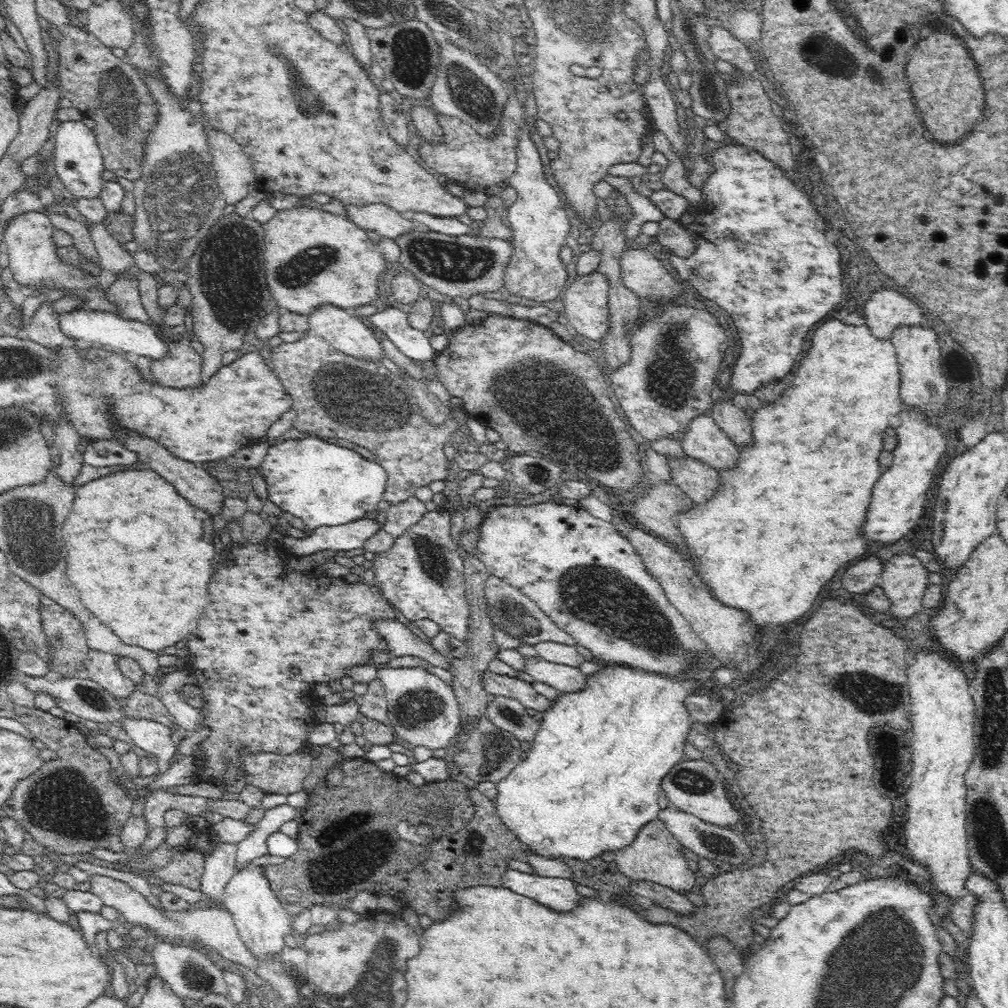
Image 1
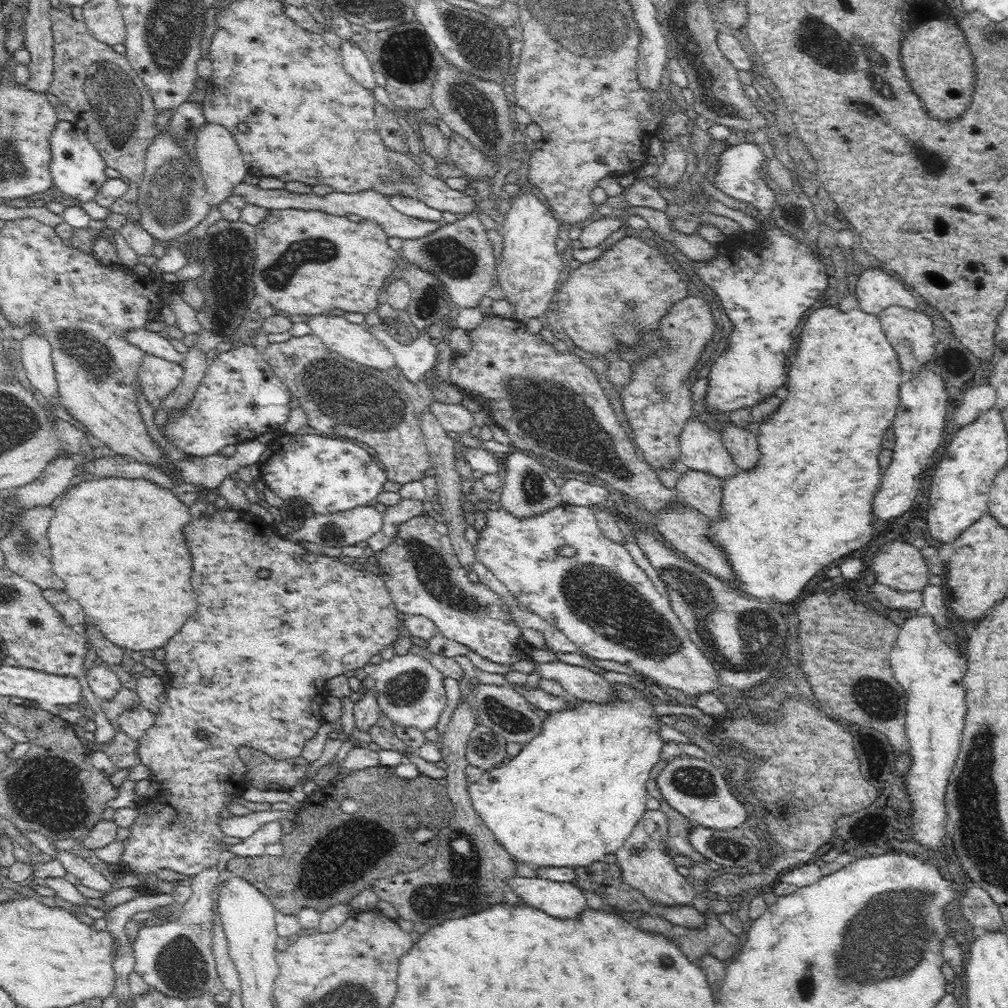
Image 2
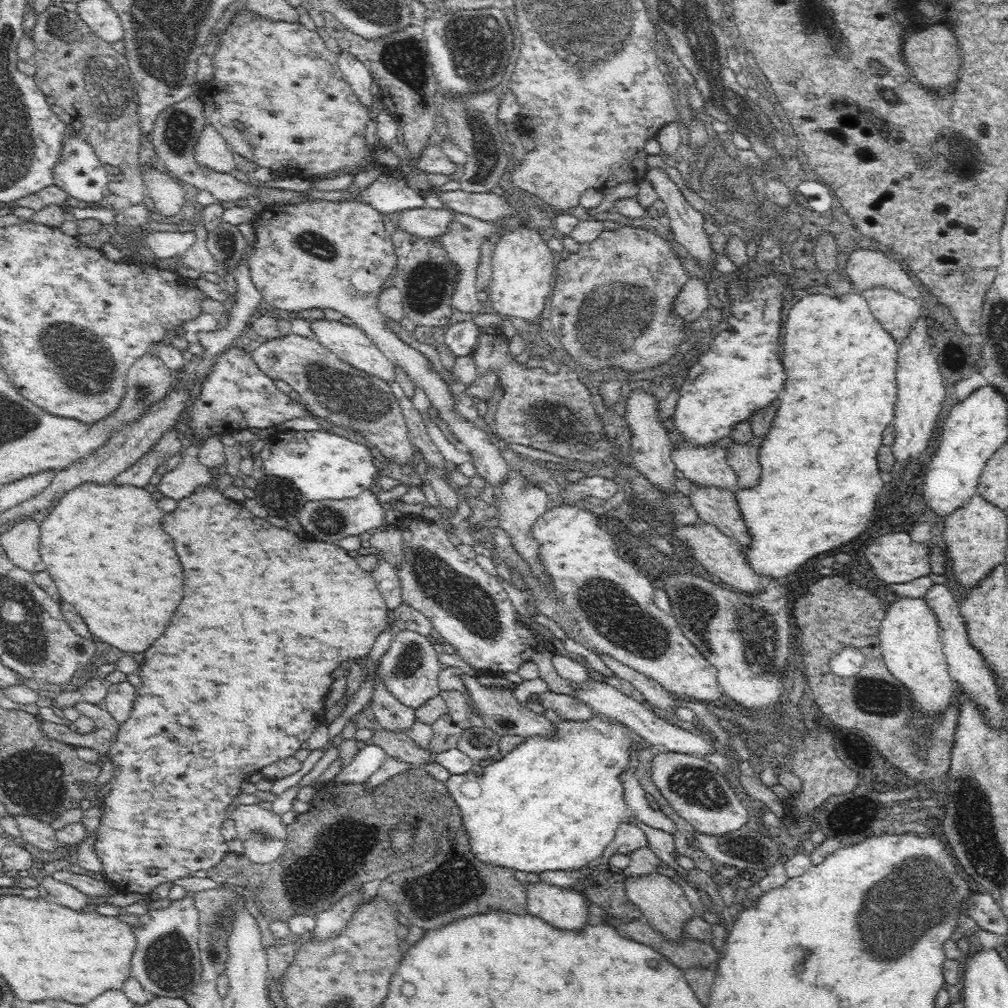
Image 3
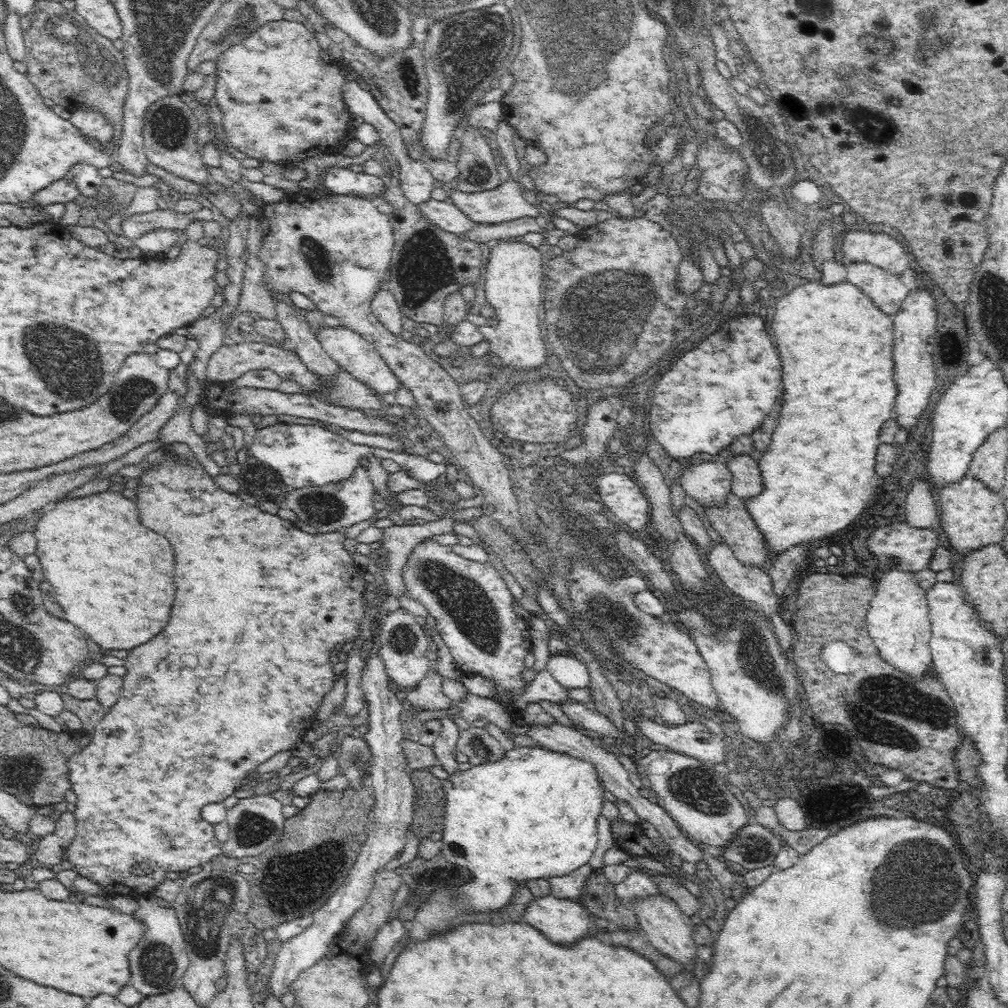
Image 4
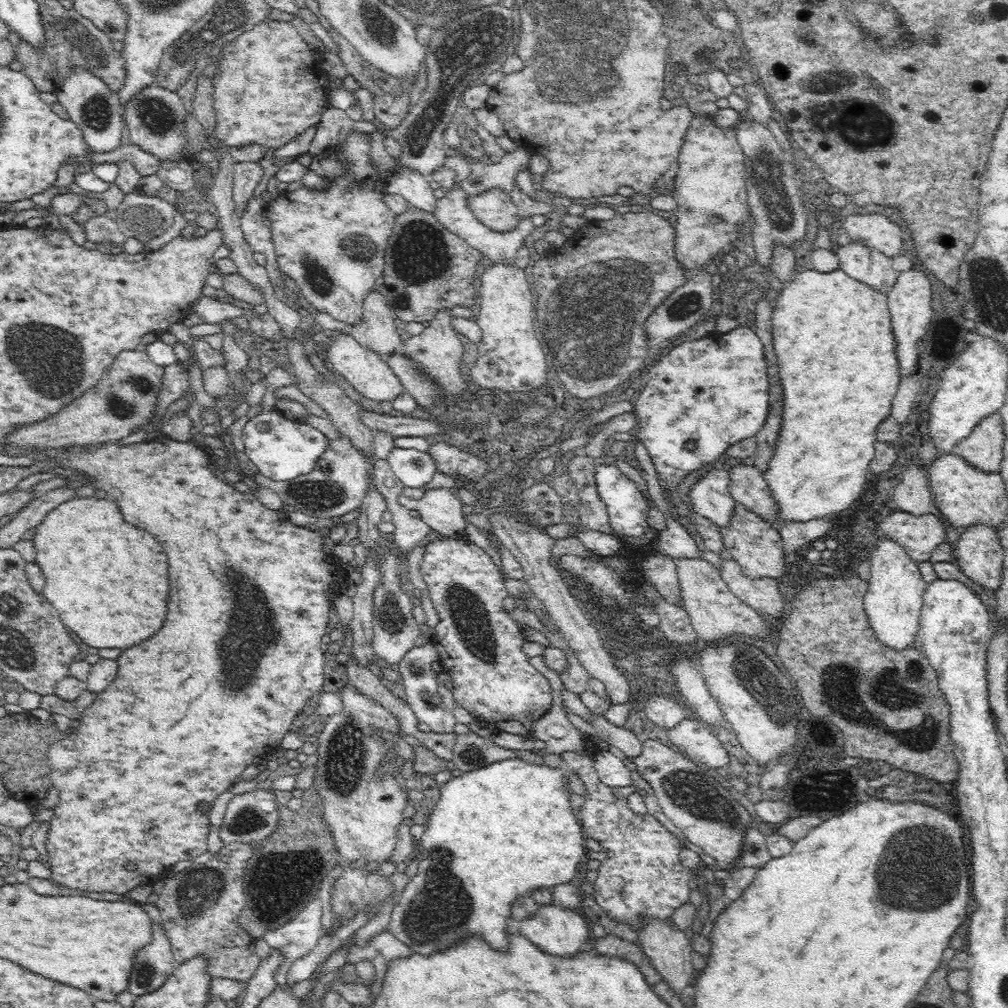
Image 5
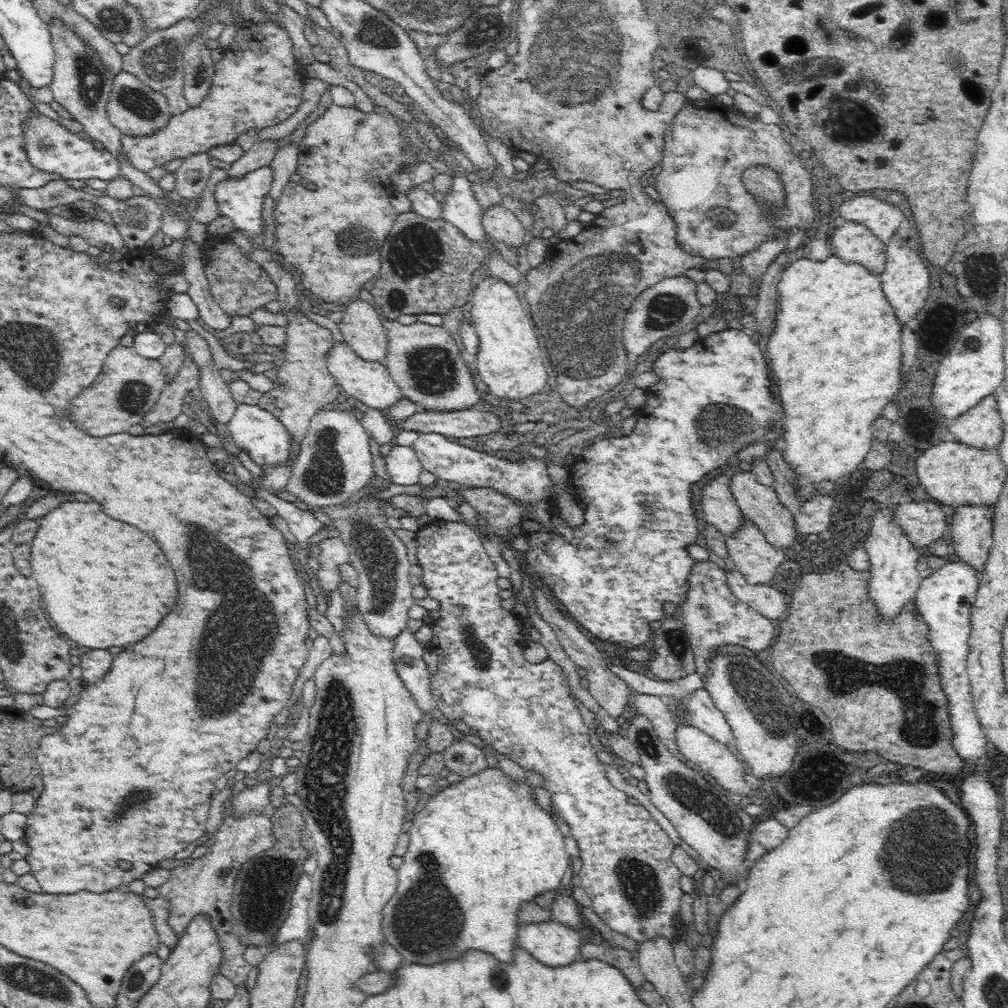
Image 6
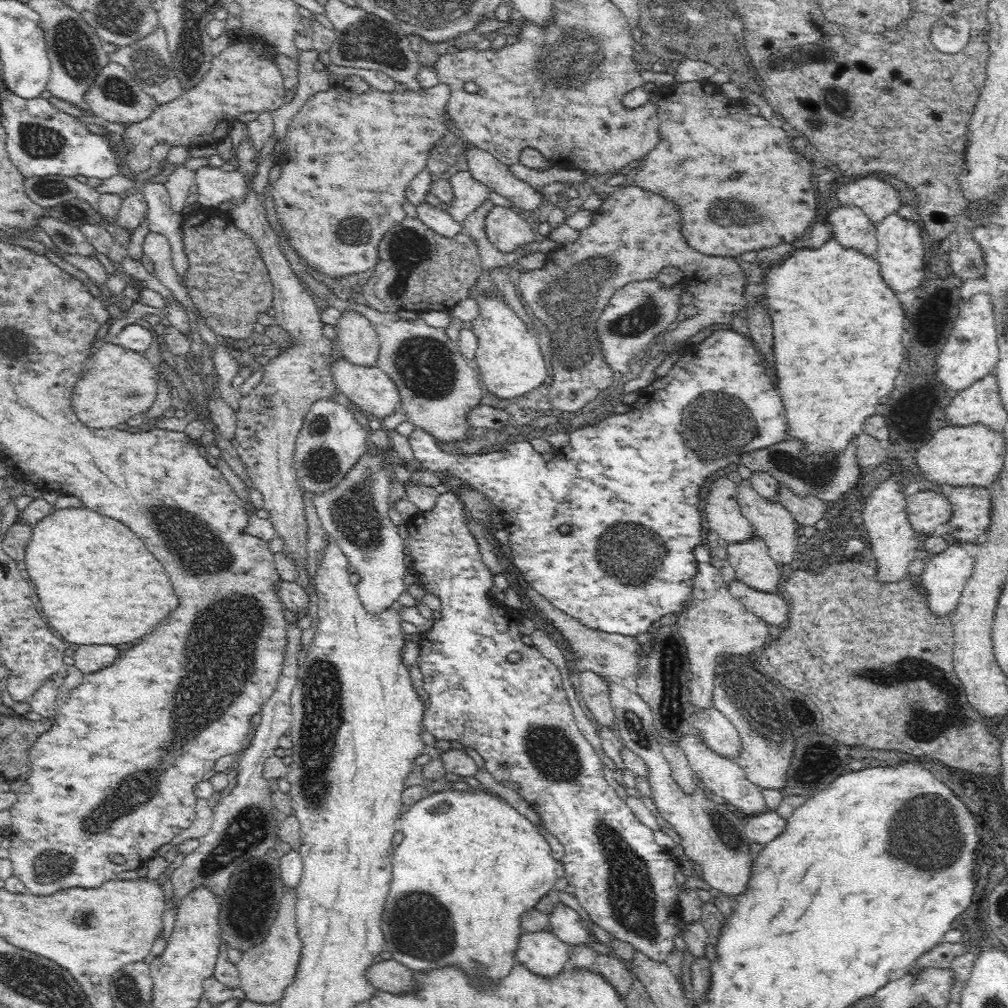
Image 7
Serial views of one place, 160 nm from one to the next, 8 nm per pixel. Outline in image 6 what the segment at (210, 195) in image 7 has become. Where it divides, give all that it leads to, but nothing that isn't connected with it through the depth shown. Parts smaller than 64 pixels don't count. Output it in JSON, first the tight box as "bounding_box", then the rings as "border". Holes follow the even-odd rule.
{"bounding_box":[214,167,272,238],"border":[[[269,167],[256,168],[245,172],[242,176],[228,176],[224,180],[220,180],[214,186],[214,202],[220,214],[229,216],[235,224],[235,233],[241,237],[241,233],[245,236],[256,238],[256,234],[262,234],[264,230],[264,220],[261,211],[263,200],[270,190],[272,182],[272,173]]]}

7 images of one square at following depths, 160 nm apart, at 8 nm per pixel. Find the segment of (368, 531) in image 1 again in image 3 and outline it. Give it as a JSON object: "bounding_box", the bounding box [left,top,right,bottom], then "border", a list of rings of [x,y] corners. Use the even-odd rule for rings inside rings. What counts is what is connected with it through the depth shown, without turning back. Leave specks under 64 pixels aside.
{"bounding_box":[298,490,388,542],"border":[[[363,490],[357,497],[342,500],[308,501],[298,511],[298,520],[308,537],[338,542],[342,538],[359,536],[373,528],[380,527],[388,514],[380,504],[372,491]]]}

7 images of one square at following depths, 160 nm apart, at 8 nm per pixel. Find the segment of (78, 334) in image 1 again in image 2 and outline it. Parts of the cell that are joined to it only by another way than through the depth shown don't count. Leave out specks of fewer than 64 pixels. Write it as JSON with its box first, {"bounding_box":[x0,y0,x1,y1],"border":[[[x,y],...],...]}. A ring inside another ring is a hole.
{"bounding_box":[127,328,185,363],"border":[[[142,328],[141,330],[133,330],[128,333],[127,337],[135,346],[141,348],[146,355],[157,356],[178,363],[182,363],[185,359],[184,354],[175,350],[168,338],[164,338],[156,332]]]}

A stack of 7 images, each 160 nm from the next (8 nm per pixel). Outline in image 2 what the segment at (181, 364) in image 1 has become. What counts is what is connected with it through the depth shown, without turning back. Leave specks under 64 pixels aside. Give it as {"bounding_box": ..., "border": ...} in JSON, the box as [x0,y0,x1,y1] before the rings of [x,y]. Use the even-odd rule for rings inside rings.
{"bounding_box":[135,355,185,406],"border":[[[145,355],[135,378],[138,388],[142,388],[142,400],[148,400],[155,406],[180,386],[184,376],[185,368],[182,363]]]}

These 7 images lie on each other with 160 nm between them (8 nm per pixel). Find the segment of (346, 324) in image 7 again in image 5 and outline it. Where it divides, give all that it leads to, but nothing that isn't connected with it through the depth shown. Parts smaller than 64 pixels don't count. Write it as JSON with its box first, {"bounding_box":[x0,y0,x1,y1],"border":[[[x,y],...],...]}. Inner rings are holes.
{"bounding_box":[345,291,402,357],"border":[[[370,291],[363,302],[363,320],[345,330],[362,346],[384,357],[401,346],[402,338],[396,333],[398,326],[387,298],[381,292]]]}

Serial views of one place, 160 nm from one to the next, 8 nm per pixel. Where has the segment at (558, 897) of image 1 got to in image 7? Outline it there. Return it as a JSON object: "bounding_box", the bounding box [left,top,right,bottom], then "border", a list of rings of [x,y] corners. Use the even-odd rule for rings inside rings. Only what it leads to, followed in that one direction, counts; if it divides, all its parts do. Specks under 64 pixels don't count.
{"bounding_box":[515,931,571,980],"border":[[[551,931],[549,932],[524,932],[518,941],[518,948],[515,952],[515,960],[517,964],[521,964],[526,971],[544,978],[544,980],[552,980],[554,976],[562,973],[567,969],[569,960],[569,951],[571,947],[558,940]]]}

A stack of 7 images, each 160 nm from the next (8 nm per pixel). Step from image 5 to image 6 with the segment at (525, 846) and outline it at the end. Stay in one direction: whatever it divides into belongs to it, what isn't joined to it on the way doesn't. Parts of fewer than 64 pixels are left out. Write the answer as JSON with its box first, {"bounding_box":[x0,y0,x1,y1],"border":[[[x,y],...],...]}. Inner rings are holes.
{"bounding_box":[383,767,572,966],"border":[[[487,767],[478,774],[463,777],[461,781],[440,789],[418,810],[417,814],[413,813],[412,825],[409,826],[410,830],[408,830],[410,835],[408,848],[406,848],[406,854],[402,856],[402,864],[398,866],[397,870],[398,890],[396,890],[396,894],[392,895],[383,910],[385,942],[396,950],[404,963],[424,964],[424,966],[442,964],[442,962],[460,958],[468,950],[486,952],[498,962],[508,963],[512,960],[518,938],[518,910],[522,908],[522,904],[530,902],[538,894],[554,890],[554,888],[561,888],[561,881],[566,870],[571,866],[570,860],[572,859],[572,855],[566,852],[564,836],[558,829],[560,824],[557,824],[552,816],[534,801],[534,789],[532,787],[526,781],[522,783],[513,782],[498,768]]]}

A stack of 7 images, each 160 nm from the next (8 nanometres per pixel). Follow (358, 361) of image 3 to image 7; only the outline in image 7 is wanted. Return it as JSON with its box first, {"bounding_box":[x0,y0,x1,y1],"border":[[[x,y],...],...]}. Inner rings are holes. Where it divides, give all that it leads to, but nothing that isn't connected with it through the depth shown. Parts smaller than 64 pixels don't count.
{"bounding_box":[331,358,400,420],"border":[[[338,358],[331,362],[332,376],[335,382],[335,388],[343,392],[346,398],[357,409],[357,413],[366,417],[376,417],[378,420],[384,420],[400,410],[400,396],[394,381],[383,371],[374,367],[356,366],[350,364],[347,360]]]}

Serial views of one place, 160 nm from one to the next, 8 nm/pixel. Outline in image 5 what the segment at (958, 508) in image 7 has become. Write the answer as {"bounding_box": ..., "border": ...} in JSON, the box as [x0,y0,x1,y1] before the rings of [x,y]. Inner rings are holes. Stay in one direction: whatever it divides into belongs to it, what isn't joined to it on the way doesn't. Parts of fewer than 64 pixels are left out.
{"bounding_box":[954,525,1002,592],"border":[[[971,525],[966,532],[960,536],[960,540],[956,542],[956,550],[954,556],[958,560],[959,570],[968,578],[972,579],[976,584],[986,588],[986,592],[998,589],[1002,580],[1002,545],[998,540],[996,530],[989,525]]]}

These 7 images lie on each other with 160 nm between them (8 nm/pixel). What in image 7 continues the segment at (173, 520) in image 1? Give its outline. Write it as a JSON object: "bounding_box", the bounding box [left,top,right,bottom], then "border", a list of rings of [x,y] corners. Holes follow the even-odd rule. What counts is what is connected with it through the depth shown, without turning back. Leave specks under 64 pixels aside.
{"bounding_box":[25,507,178,645],"border":[[[86,507],[68,508],[68,509],[56,509],[44,518],[41,518],[37,523],[33,524],[33,532],[31,541],[26,545],[25,550],[25,569],[28,571],[28,580],[35,588],[35,592],[40,599],[40,606],[42,606],[41,613],[47,621],[50,628],[54,630],[54,633],[59,638],[64,638],[63,641],[68,640],[69,643],[78,645],[100,645],[100,644],[128,644],[132,640],[138,640],[150,632],[154,632],[160,624],[164,624],[170,614],[178,608],[178,598],[172,590],[172,584],[162,568],[162,564],[144,548],[142,540],[138,540],[130,528],[126,528],[124,524],[120,524],[118,520],[112,520],[112,518],[106,518],[98,512],[94,512]]]}

